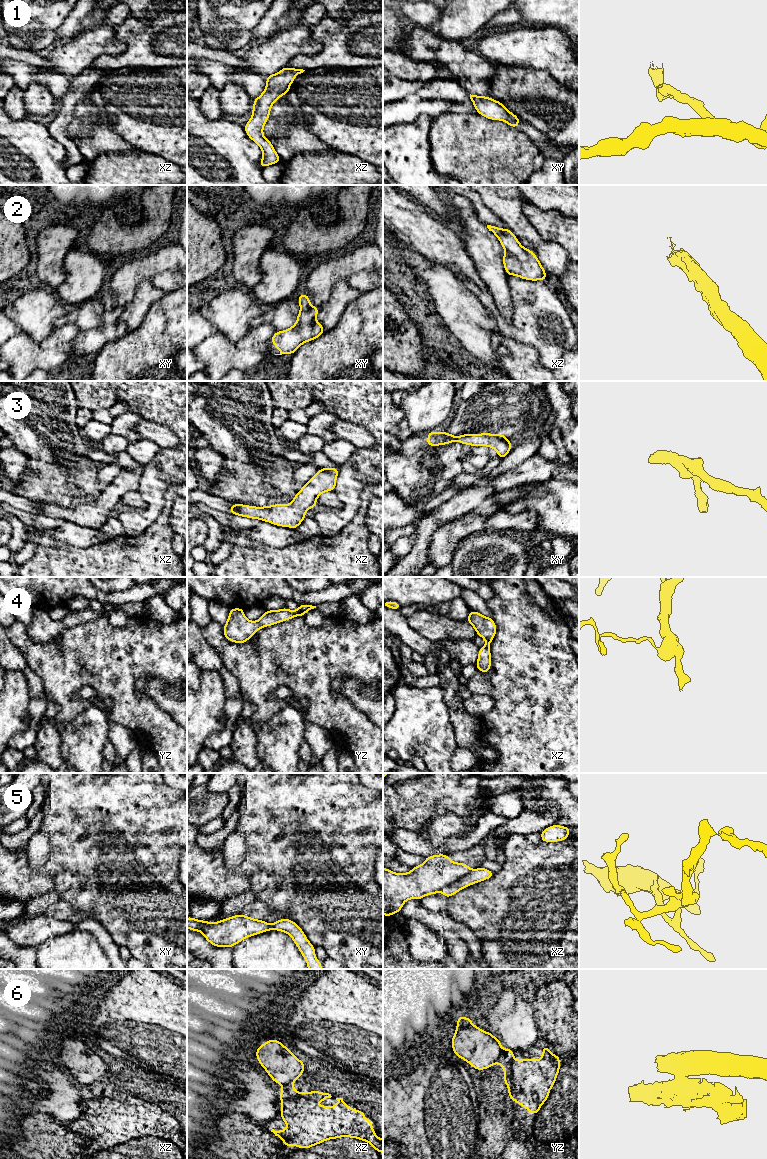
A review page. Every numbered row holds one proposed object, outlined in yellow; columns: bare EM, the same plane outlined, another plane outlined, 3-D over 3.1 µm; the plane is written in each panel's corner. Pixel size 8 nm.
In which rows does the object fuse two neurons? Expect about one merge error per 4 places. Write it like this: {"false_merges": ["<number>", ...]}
{"false_merges": ["5", "6"]}

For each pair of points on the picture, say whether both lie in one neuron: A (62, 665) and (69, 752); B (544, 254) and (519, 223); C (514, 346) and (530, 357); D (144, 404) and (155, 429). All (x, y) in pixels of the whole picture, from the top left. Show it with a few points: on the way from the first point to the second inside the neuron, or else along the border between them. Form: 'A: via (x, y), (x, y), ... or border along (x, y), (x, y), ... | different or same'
A: border along (85, 709), (64, 725) | different
B: via (539, 246), (537, 241), (527, 231) | same
C: via (518, 350), (526, 357) | same
D: border along (143, 419), (164, 425), (173, 432) | different

